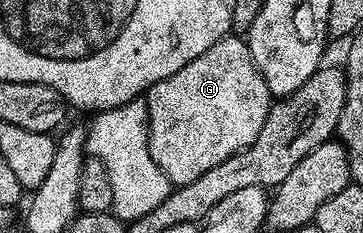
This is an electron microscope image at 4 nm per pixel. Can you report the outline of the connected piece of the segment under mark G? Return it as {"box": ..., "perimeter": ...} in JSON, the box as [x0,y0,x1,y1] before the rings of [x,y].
{"box":[145,36,273,187],"perimeter":[[[228,36],[210,46],[201,56],[185,63],[173,76],[153,84],[145,91],[147,104],[147,147],[161,172],[171,181],[172,187],[184,186],[201,172],[209,172],[221,160],[243,150],[253,140],[271,111],[273,96],[268,93],[263,77],[251,59],[251,53],[242,37]]]}

